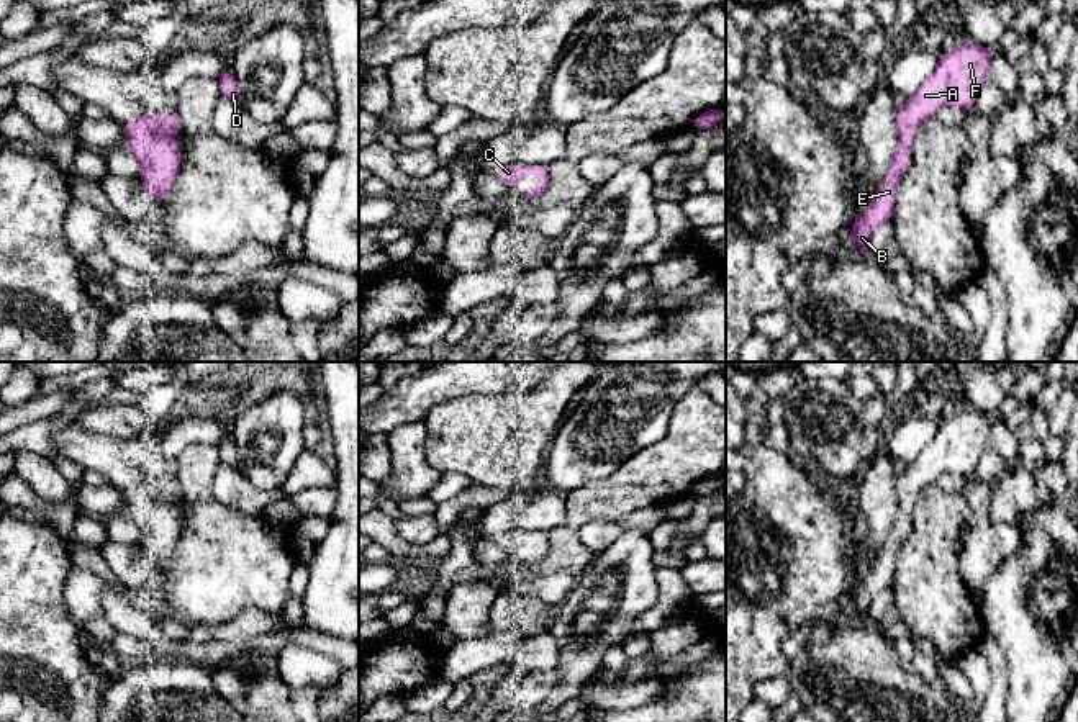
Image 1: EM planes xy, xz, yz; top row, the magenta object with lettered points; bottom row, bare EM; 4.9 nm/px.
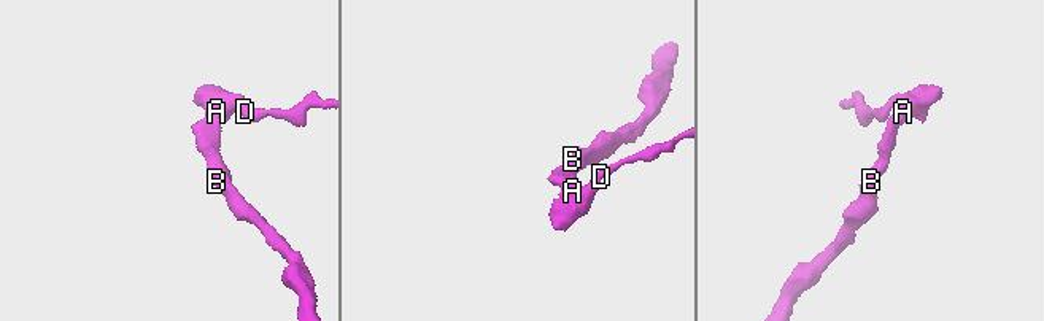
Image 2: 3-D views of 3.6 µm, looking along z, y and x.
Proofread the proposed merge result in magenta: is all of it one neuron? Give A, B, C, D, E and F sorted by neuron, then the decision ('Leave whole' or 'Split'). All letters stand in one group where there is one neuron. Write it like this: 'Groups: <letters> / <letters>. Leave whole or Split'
Groups: A B C D E F. Leave whole

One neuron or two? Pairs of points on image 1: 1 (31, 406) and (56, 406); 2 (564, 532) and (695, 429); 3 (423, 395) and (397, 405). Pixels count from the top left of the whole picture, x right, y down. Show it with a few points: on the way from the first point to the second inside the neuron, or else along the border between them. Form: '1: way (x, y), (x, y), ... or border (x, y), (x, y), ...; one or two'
1: way (38, 406), (49, 406); one
2: way (597, 500), (644, 480), (662, 462); one
3: way (416, 395), (403, 403); one

